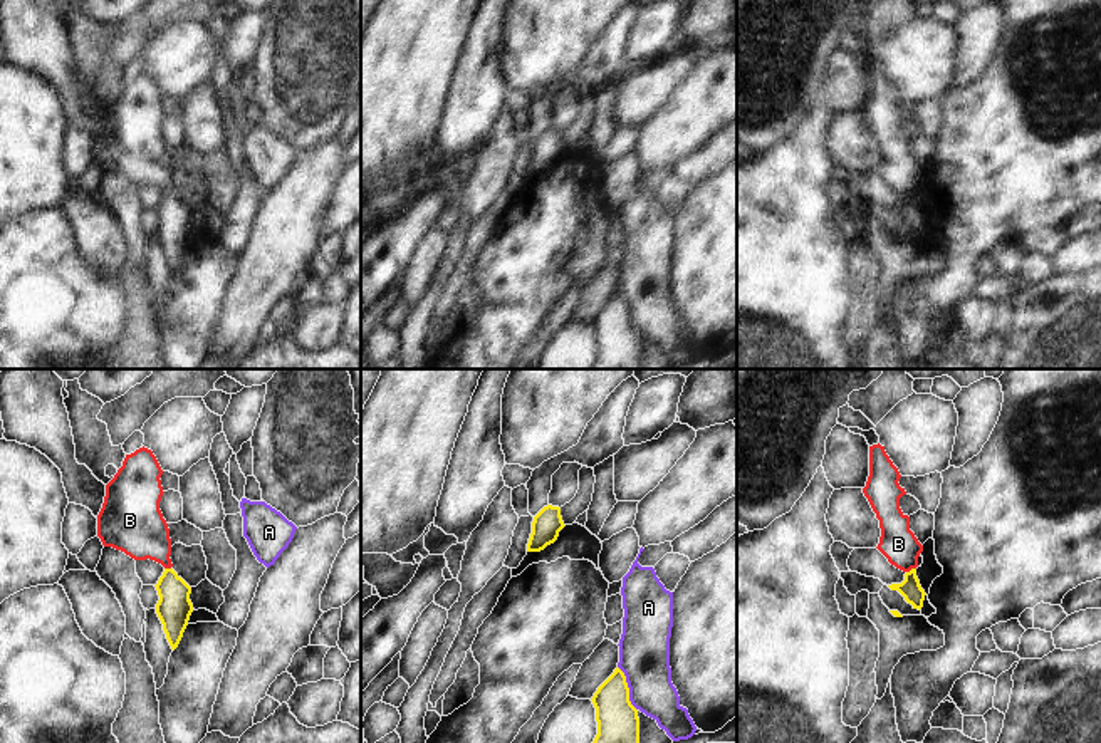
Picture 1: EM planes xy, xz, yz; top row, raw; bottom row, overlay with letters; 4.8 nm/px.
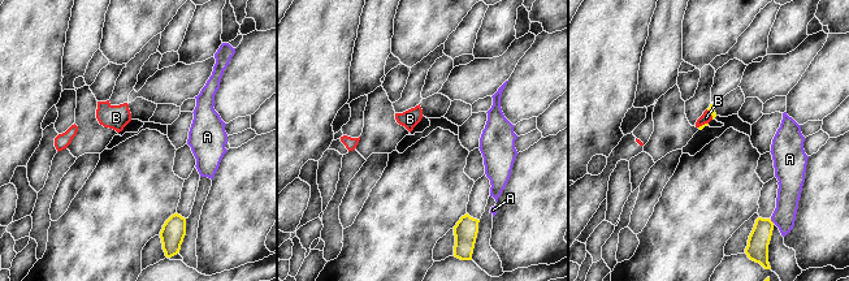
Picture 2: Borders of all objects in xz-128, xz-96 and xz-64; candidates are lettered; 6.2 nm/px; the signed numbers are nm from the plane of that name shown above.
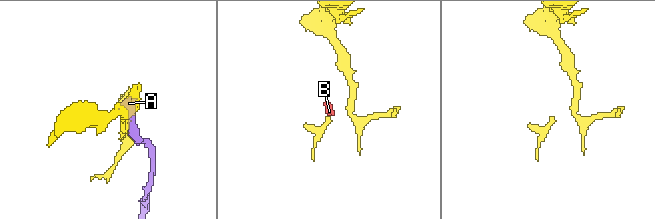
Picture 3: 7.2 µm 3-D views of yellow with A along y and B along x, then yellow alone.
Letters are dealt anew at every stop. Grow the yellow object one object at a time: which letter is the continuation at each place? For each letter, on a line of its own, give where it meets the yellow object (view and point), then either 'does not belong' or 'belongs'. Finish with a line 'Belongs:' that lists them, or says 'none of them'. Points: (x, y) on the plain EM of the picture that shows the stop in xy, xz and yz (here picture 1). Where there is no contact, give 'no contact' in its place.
A: xz (628, 312) | does not belong
B: yz (912, 193) | does not belong
Belongs: none of them

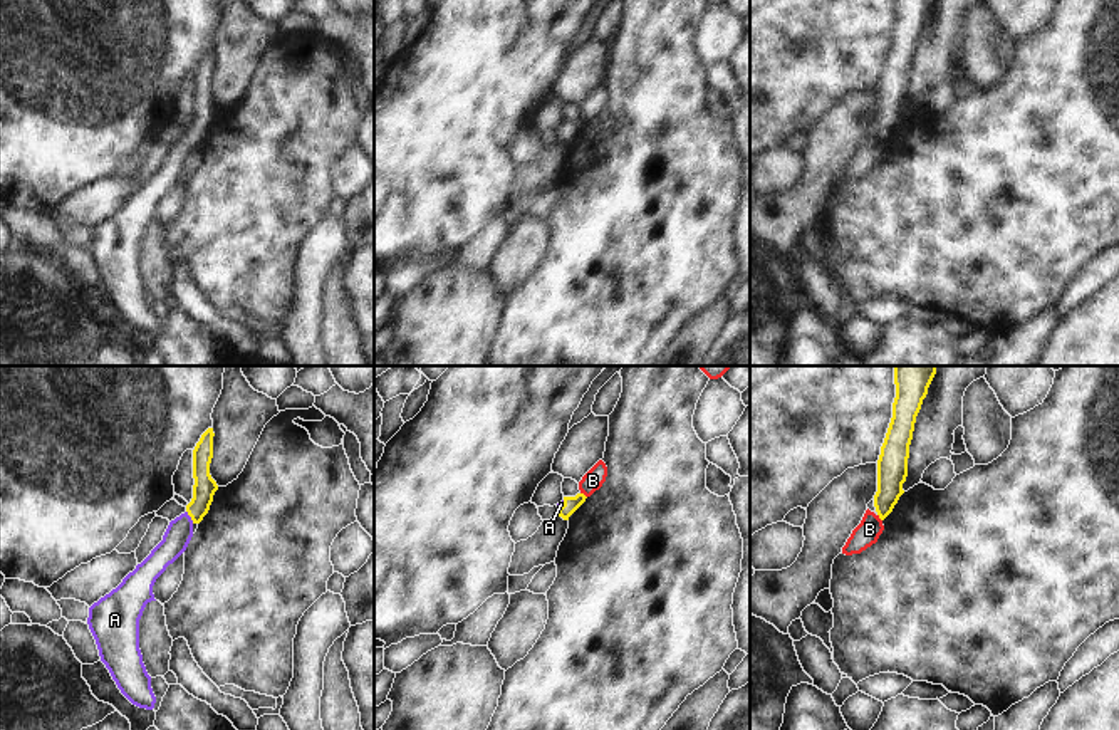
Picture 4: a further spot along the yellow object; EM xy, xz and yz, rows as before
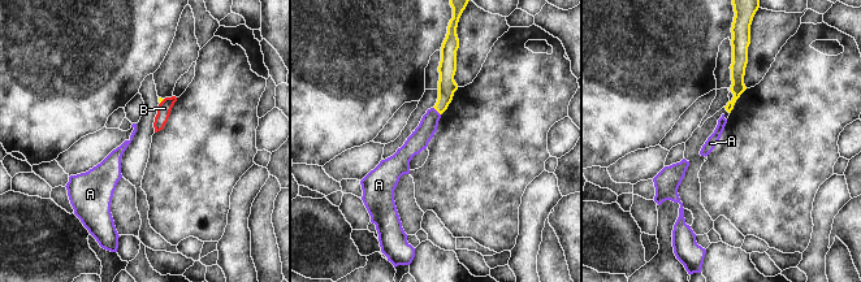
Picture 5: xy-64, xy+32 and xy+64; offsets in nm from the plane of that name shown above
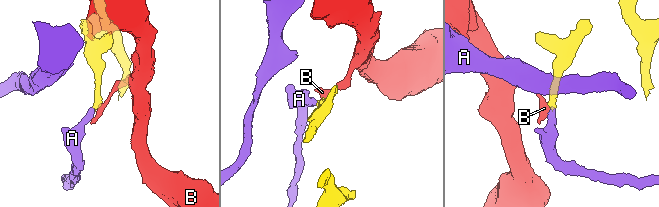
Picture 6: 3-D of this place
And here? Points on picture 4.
A: xy (190, 140) | belongs
B: xz (584, 119) | does not belong
Belongs: A

